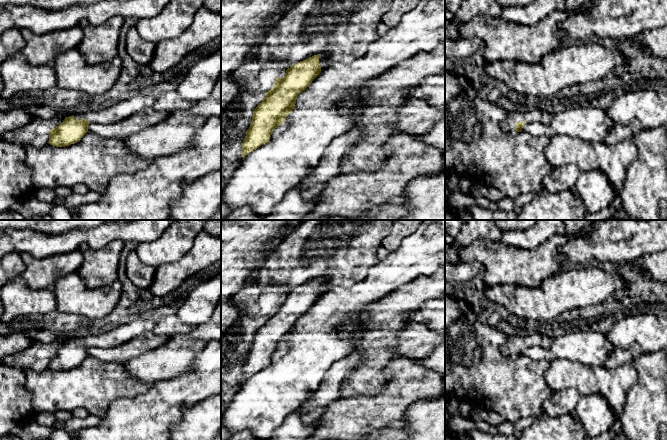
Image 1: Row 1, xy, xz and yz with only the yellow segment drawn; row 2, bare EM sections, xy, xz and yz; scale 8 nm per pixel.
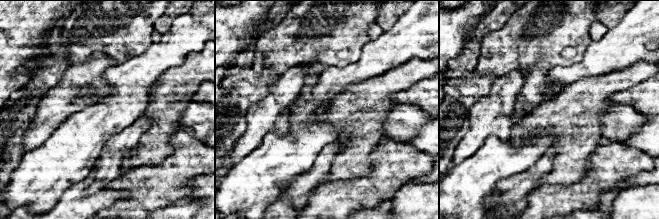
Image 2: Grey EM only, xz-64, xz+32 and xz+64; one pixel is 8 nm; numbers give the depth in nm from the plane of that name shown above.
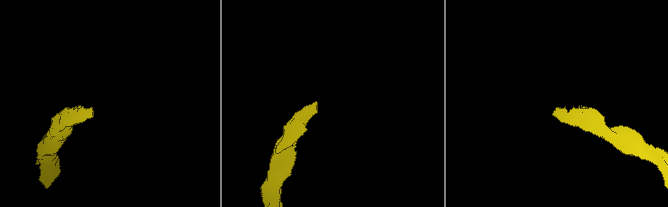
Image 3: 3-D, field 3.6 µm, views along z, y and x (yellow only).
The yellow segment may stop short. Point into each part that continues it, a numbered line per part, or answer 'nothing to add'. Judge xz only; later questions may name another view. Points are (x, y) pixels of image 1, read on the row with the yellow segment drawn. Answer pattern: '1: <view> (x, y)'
1: xz (324, 62)

